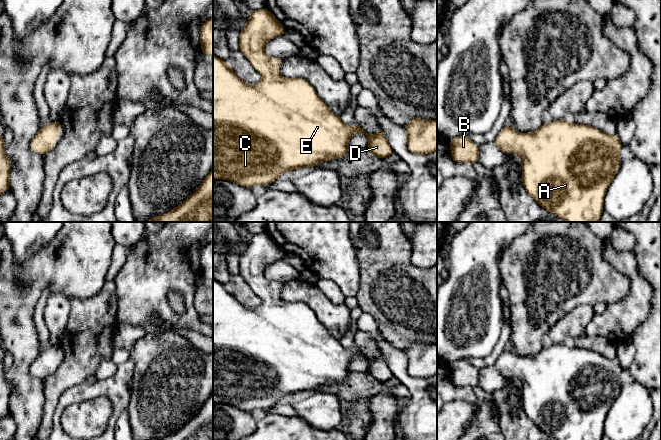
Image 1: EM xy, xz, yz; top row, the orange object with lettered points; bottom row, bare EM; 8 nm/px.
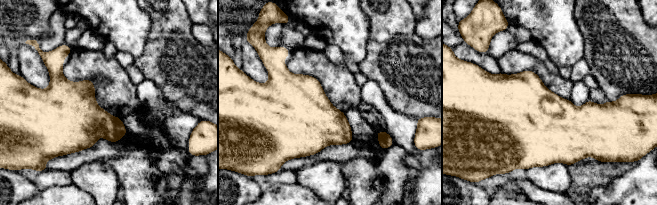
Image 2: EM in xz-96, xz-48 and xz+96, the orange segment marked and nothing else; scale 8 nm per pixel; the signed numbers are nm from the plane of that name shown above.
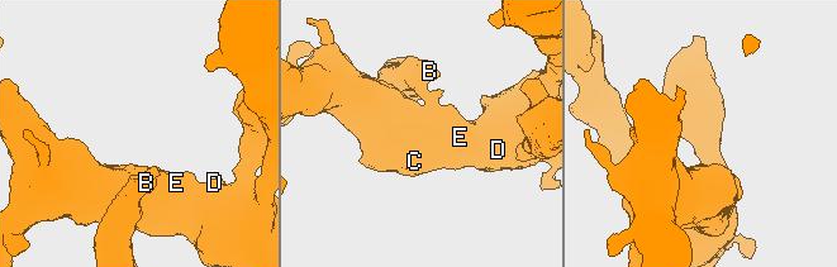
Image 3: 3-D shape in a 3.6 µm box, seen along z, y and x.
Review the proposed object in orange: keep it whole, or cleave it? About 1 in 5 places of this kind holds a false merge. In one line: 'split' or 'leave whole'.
leave whole

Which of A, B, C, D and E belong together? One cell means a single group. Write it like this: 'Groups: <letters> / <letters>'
Groups: A B C D E

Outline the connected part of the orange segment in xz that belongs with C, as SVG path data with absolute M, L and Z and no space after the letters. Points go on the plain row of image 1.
M267 232L252 235L247 248L240 255L239 275L262 300L262 304L257 308L244 306L228 286L213 278L213 404L228 404L246 412L269 409L287 395L315 392L323 385L342 383L351 373L349 363L355 356L368 361L367 373L371 379L383 384L394 377L381 352L375 358L368 358L358 347L355 347L354 351L345 349L308 305L303 302L285 302L280 298L278 291L282 289L283 283L268 281L265 278L265 269L268 264L284 259L285 255L285 251Z

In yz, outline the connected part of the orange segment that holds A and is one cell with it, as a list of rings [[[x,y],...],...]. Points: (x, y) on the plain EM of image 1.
[[[564,343],[553,344],[548,348],[542,348],[537,354],[529,357],[516,355],[512,350],[504,350],[497,358],[495,365],[497,372],[504,378],[517,377],[522,384],[522,407],[527,417],[545,434],[556,440],[601,440],[605,435],[603,431],[605,417],[621,390],[620,375],[623,371],[617,358],[610,360],[607,357],[589,349],[577,346],[568,347]]]

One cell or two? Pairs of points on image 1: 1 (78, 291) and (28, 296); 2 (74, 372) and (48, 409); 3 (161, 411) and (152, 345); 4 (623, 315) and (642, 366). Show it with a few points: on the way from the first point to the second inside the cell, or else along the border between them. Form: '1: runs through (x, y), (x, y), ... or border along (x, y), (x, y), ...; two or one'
1: runs through (66, 280), (44, 280), (40, 284); one
2: runs through (65, 381), (52, 394), (51, 400); one
3: runs through (161, 395), (160, 361); one
4: border along (647, 319), (634, 330), (631, 337); two

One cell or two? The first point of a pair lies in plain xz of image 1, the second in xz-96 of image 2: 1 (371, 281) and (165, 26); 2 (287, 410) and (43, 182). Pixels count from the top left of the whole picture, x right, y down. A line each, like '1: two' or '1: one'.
1: one
2: one

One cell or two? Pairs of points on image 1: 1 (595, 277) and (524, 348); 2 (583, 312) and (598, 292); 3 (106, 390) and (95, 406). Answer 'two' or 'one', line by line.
1: one
2: two
3: two

